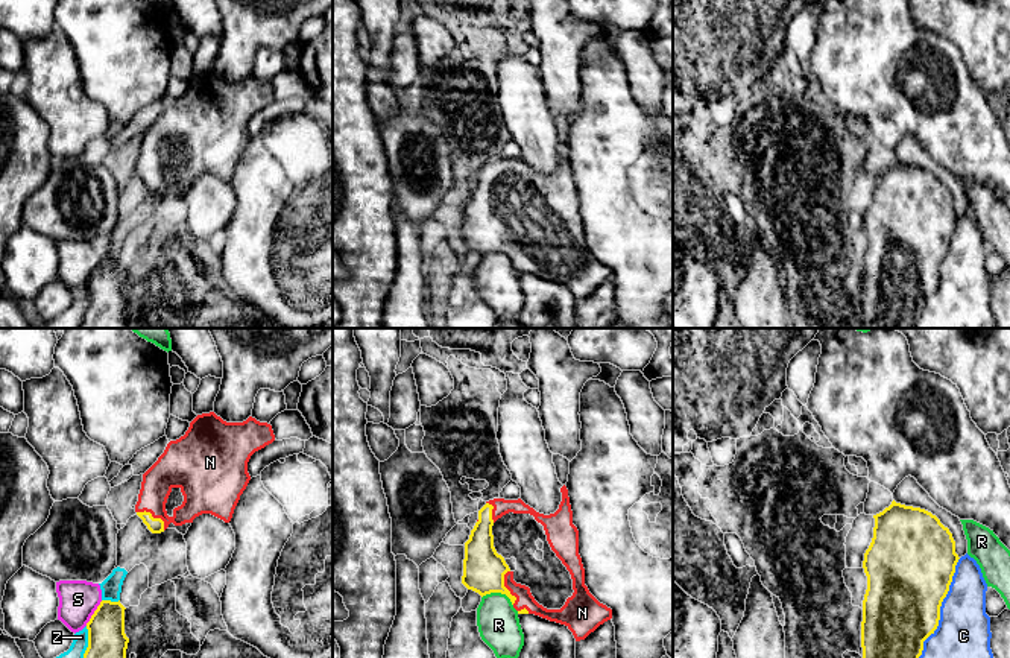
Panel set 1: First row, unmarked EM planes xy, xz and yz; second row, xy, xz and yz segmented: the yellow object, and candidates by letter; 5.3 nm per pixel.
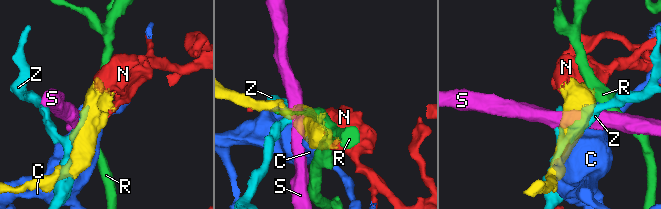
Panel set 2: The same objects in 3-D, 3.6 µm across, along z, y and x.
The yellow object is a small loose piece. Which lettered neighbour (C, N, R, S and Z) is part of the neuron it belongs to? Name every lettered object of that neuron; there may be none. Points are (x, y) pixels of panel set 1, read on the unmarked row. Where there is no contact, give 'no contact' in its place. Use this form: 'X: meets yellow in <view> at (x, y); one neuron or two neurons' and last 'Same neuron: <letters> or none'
C: meets yellow in yz at (939, 272); two neurons
N: meets yellow in xy at (152, 177); one neuron
R: meets yellow in xz at (498, 251); two neurons
S: meets yellow in xy at (94, 272); two neurons
Z: meets yellow in xy at (110, 260); two neurons
Same neuron: N

